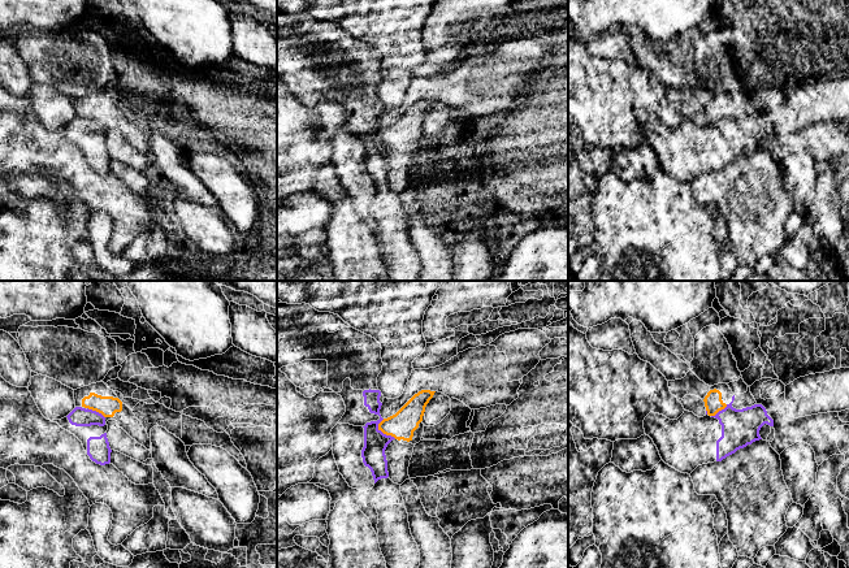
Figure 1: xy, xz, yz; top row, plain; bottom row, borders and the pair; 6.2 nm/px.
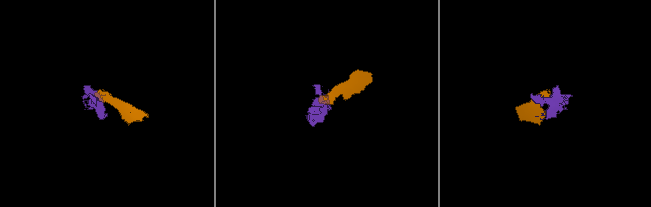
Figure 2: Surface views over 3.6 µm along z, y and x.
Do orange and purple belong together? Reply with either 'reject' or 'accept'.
reject

